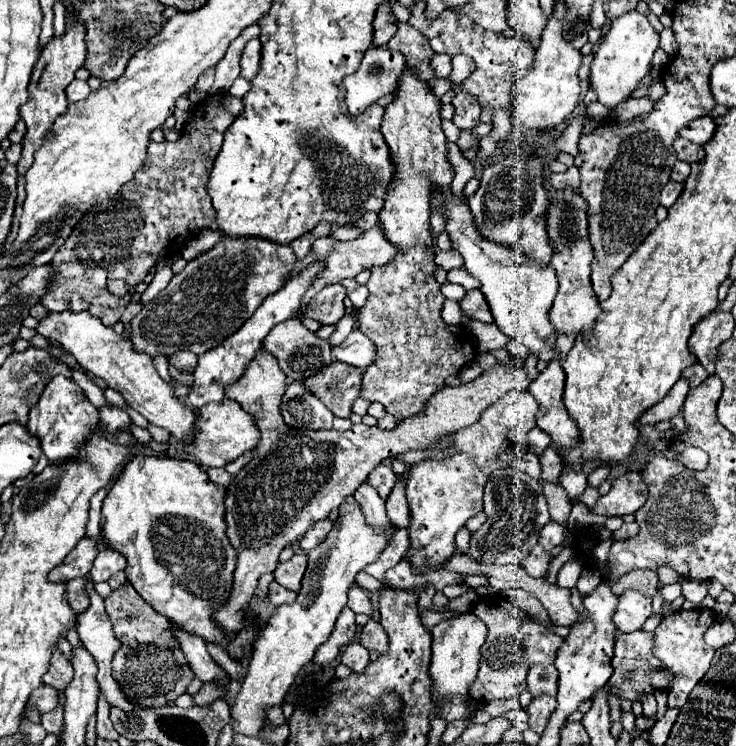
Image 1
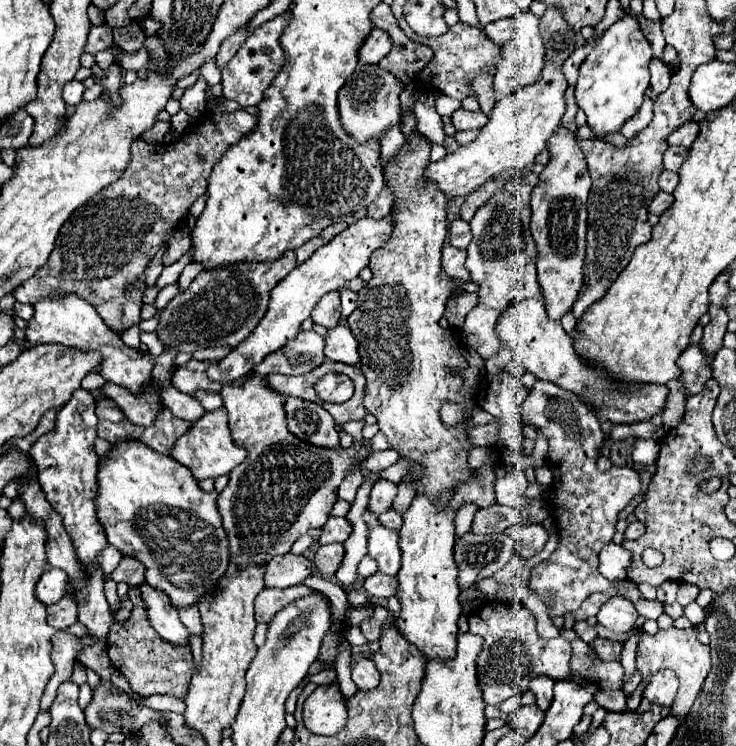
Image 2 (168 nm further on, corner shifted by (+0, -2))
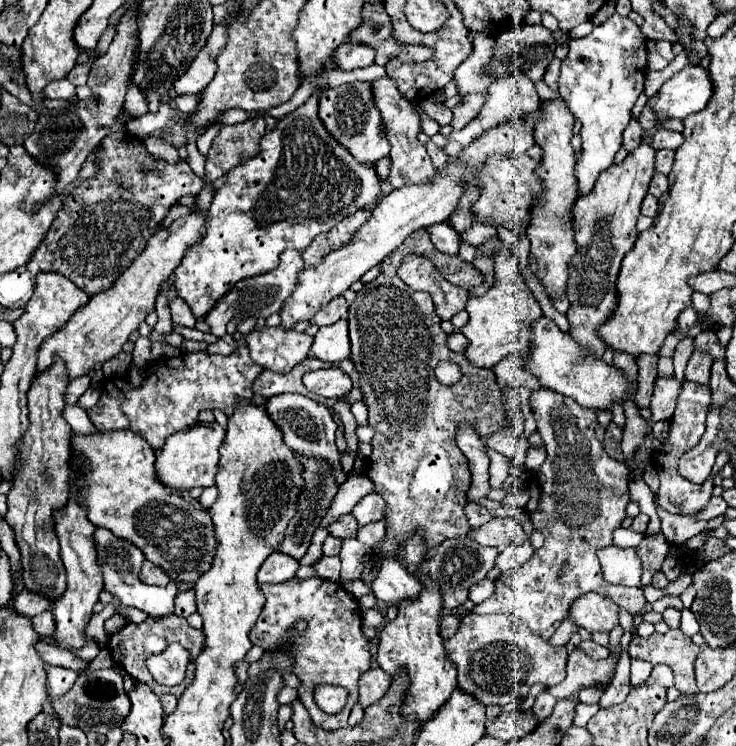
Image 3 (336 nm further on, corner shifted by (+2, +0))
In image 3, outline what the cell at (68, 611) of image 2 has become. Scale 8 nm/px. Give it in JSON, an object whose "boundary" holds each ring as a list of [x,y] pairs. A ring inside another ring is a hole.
{"boundary":[[[42,612],[32,618],[32,626],[40,636],[52,636],[56,630],[56,620],[54,620],[52,612]]]}

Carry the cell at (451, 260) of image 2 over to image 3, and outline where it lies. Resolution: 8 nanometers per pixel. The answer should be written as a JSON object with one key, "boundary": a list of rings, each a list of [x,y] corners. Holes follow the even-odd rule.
{"boundary":[[[442,222],[442,224],[432,224],[430,228],[430,238],[434,242],[434,246],[448,254],[448,256],[458,256],[458,248],[460,248],[460,236],[458,232],[448,224],[448,222]]]}

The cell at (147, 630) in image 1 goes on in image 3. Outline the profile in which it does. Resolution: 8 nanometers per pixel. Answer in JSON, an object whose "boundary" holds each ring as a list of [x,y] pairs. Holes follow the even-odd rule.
{"boundary":[[[174,614],[174,616],[166,616],[166,620],[150,620],[150,618],[146,618],[142,624],[126,624],[120,632],[116,632],[116,634],[110,636],[110,640],[108,640],[108,650],[110,650],[112,660],[114,660],[126,674],[130,674],[130,676],[132,676],[134,680],[138,680],[140,684],[150,686],[152,692],[164,694],[164,692],[172,692],[172,688],[160,686],[160,684],[150,676],[150,672],[148,672],[148,668],[146,668],[146,658],[152,656],[154,652],[166,650],[172,642],[182,644],[182,646],[190,652],[190,664],[188,664],[188,670],[186,670],[186,678],[184,678],[184,682],[182,682],[182,692],[184,692],[184,688],[186,688],[186,686],[192,682],[192,678],[194,678],[196,656],[198,656],[198,652],[202,650],[202,630],[194,630],[184,618],[180,618],[180,616]]]}

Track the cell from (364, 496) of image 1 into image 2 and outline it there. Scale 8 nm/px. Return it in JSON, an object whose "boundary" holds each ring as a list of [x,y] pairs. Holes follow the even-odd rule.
{"boundary":[[[364,512],[364,518],[370,528],[368,538],[368,554],[378,562],[378,570],[388,576],[396,576],[400,570],[400,548],[398,548],[398,532],[388,530],[378,524],[378,518],[370,512]]]}

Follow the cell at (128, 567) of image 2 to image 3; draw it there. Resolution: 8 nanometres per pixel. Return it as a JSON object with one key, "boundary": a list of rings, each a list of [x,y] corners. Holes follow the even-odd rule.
{"boundary":[[[144,560],[144,564],[142,564],[140,580],[146,582],[146,584],[156,584],[156,586],[166,586],[166,584],[170,582],[170,578],[168,578],[158,566],[154,566],[154,564],[148,562],[148,560]]]}

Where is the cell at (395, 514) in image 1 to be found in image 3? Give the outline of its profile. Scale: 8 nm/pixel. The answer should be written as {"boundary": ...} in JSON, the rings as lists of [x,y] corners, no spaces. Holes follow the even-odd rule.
{"boundary":[[[378,520],[378,522],[372,522],[372,524],[368,524],[368,526],[360,526],[356,538],[358,538],[362,544],[374,546],[374,544],[380,542],[384,536],[386,536],[386,520]]]}

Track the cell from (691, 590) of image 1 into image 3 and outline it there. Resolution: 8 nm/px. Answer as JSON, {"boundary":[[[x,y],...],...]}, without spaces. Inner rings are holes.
{"boundary":[[[682,608],[682,624],[680,624],[680,628],[684,632],[688,632],[688,636],[698,632],[698,622],[696,622],[696,616],[694,616],[694,612],[690,608]]]}

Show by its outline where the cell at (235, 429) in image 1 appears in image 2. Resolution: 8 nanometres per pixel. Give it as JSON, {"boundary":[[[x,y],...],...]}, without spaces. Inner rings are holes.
{"boundary":[[[220,408],[220,410],[214,410],[214,412],[206,412],[200,420],[196,420],[192,424],[192,428],[174,442],[174,446],[170,450],[170,456],[176,462],[180,462],[186,468],[190,468],[196,480],[206,480],[206,478],[224,476],[230,470],[234,470],[240,462],[244,462],[246,450],[232,442],[226,410]]]}

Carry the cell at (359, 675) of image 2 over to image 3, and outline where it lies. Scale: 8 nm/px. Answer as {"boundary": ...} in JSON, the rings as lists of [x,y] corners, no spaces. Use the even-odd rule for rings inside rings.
{"boundary":[[[380,666],[366,670],[358,680],[358,692],[360,692],[358,702],[364,708],[374,704],[376,700],[380,700],[384,696],[388,686],[390,686],[390,676],[386,676],[386,672]]]}

